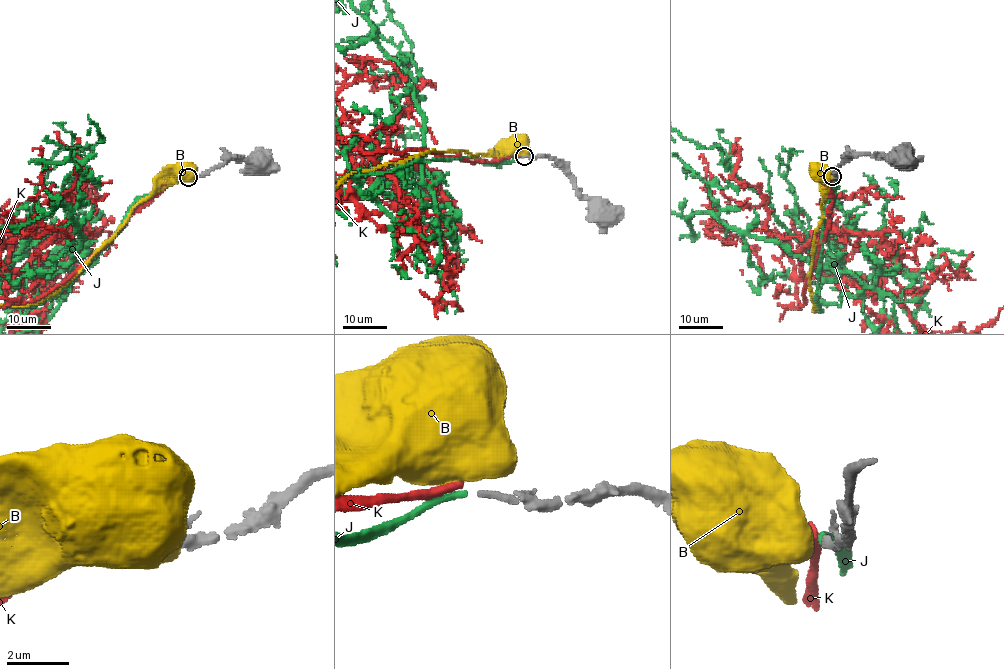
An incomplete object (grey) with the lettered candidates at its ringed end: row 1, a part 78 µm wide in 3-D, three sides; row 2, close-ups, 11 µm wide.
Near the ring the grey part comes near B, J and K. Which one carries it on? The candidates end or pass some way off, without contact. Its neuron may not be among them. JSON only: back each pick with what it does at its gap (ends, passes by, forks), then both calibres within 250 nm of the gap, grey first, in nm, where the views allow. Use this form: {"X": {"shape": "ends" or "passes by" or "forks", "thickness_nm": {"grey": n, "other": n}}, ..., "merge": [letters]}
{"J": {"shape": "ends", "thickness_nm": {"grey": 240, "other": 240}}, "merge": ["J"]}

